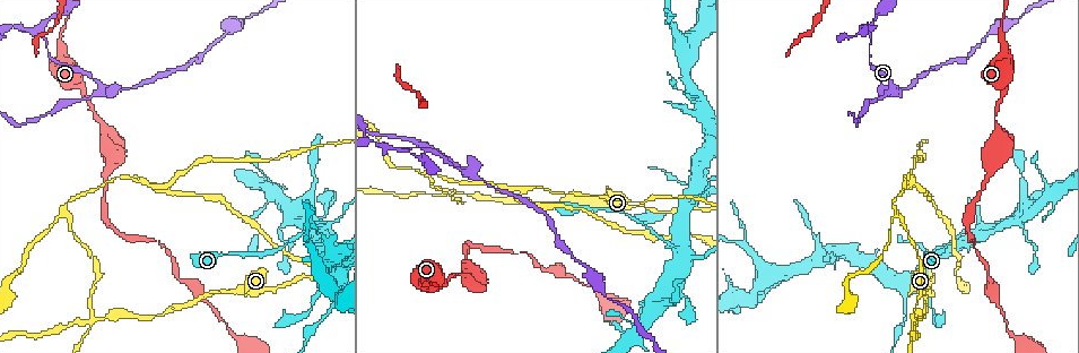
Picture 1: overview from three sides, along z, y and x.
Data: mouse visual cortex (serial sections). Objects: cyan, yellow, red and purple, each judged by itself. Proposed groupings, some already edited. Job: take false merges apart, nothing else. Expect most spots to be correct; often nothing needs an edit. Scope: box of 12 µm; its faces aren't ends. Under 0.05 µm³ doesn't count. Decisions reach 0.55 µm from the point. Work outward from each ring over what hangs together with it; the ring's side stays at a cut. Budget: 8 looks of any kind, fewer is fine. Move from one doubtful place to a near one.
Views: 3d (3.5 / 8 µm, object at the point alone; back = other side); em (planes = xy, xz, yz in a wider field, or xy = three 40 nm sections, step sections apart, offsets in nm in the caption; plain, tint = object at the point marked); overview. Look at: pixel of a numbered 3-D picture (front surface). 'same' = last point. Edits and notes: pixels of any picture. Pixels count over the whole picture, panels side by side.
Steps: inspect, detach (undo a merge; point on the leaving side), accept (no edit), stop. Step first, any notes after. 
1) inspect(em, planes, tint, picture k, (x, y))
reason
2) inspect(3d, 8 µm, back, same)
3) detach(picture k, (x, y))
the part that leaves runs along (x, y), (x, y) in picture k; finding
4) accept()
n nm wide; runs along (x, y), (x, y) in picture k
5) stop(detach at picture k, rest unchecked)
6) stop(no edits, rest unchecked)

inspect(3d, 3.5 µm, picture 1, (401, 147))
a fork

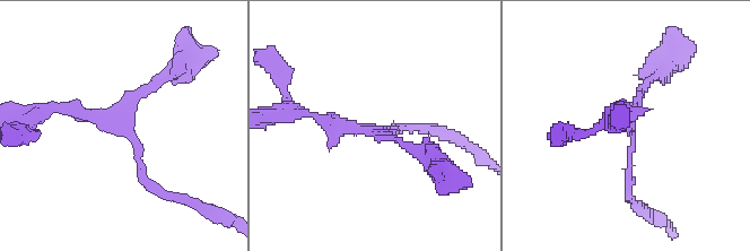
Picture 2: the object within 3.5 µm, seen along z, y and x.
inspect(em, xy, step 3, tint, picture 2, (633, 128))
3 arms; arms of 150, 150, 200 nm; need the tissue

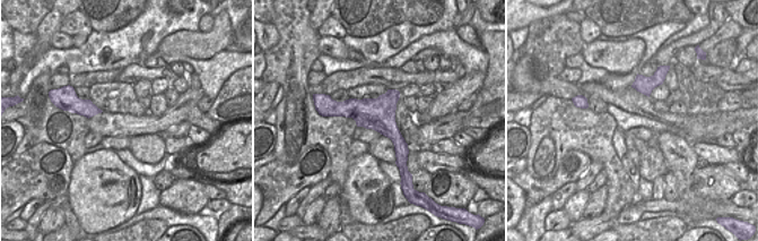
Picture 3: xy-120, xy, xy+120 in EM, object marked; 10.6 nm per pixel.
accept()
runs along (332, 112), (372, 113), (399, 141), (403, 165) in picture 3; continuous, no second cell

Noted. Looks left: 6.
inspect(3d, 8 µm, picture 1, (454, 191))
looks like a crossing

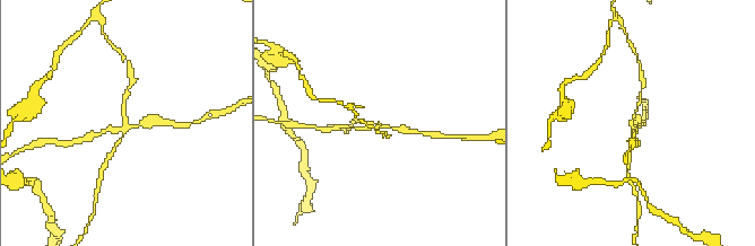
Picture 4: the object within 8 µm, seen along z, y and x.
inspect(em, planes, tint, picture 4, (128, 123))
4 arms; arms of 100, 150, 150, 250 nm; now the EM

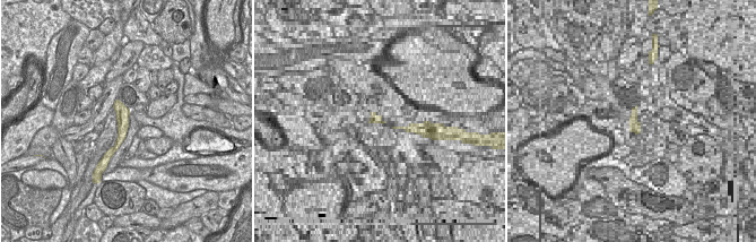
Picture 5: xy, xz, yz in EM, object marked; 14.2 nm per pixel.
accept()
runs along (118, 103), (122, 111), (119, 140) in picture 5; one cell here

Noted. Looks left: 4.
inspect(3d, 3.5 µm, back, picture 1, (896, 213))
narrows sharply

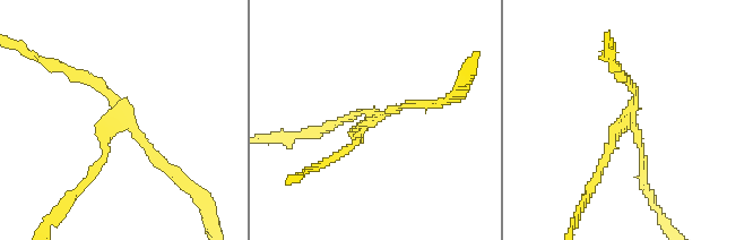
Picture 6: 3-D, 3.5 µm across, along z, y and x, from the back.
inspect(em, xy, step 5, tint, picture 6, (111, 121))
3 arms; arms of 100, 100, 150 nm; now the EM

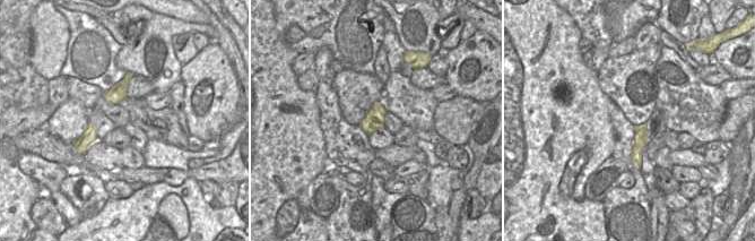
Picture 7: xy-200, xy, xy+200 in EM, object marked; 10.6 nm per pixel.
accept()
runs along (642, 127), (638, 146), (638, 163) in picture 7; one cell here

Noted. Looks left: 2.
stop(no edits, rest unchecked)

